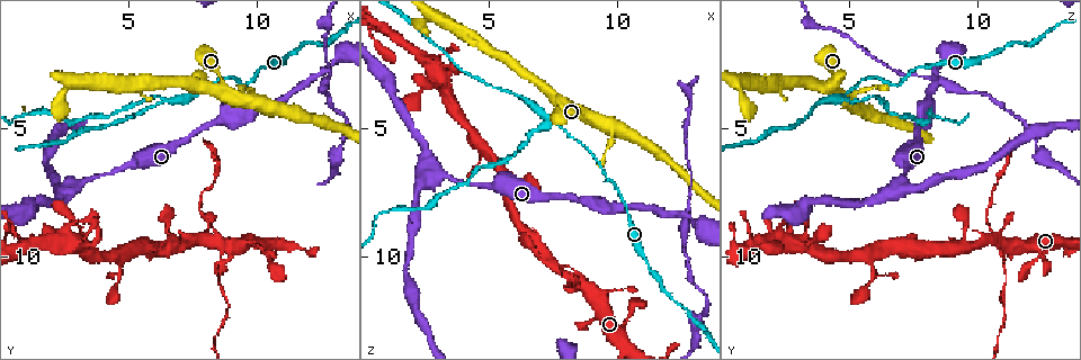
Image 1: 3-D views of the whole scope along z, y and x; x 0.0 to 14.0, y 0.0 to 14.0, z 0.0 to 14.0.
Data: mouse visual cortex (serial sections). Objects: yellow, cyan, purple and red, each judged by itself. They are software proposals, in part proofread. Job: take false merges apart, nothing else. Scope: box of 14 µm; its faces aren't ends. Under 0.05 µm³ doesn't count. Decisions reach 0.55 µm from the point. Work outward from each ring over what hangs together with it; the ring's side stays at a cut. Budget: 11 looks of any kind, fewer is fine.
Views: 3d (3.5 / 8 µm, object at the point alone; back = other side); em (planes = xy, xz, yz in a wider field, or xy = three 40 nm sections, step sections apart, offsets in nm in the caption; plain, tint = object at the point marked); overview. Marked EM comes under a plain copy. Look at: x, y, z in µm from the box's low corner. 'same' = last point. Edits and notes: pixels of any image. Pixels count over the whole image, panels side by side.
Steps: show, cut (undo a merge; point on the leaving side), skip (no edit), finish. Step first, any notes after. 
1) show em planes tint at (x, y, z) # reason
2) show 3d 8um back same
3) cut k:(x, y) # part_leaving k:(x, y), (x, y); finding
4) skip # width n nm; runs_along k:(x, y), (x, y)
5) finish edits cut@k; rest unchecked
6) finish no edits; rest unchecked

show 3d 3.5um back at (2.0, 6.1, 10.9) # calibre changes

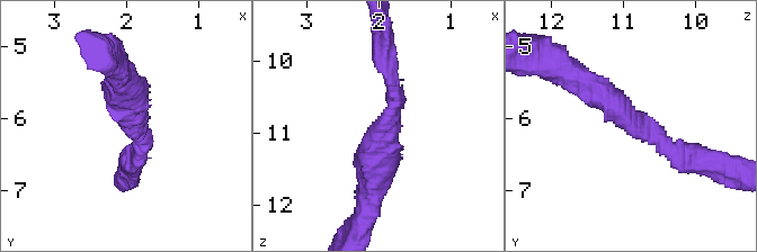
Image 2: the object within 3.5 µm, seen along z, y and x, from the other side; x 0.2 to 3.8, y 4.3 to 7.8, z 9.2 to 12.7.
show em xy step 1 tint at (1.90, 6.00, 10.90) # arm_widths 200, 400 nm

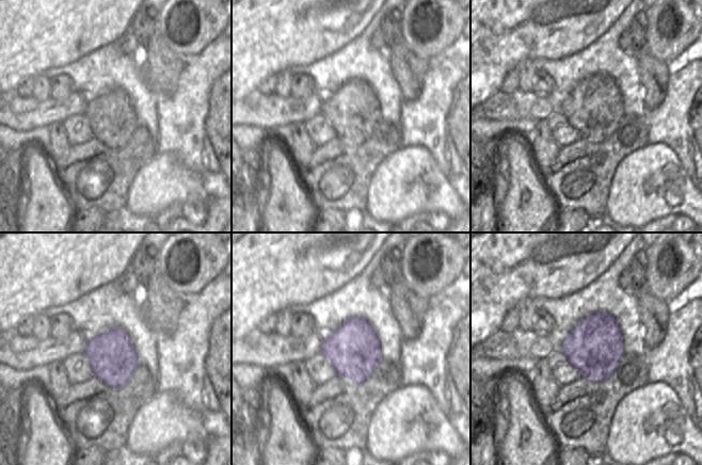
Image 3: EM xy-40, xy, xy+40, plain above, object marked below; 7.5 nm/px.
show em xy step 5 tint same # another direction

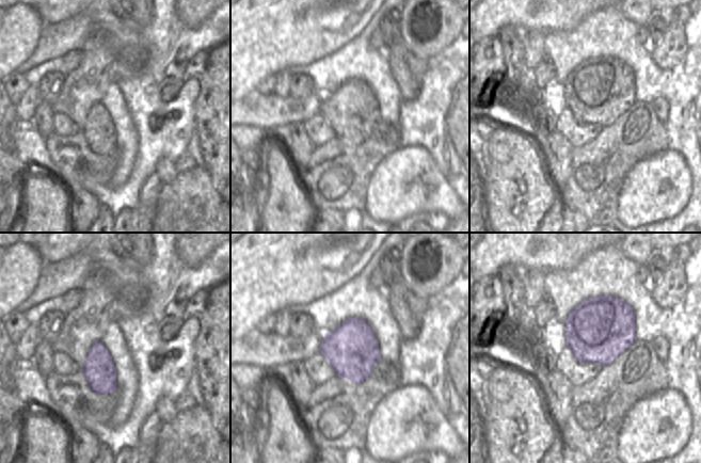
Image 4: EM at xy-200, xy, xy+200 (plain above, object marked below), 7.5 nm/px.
skip # runs_along 2:(685, 158), (576, 75); continuous, no second cell

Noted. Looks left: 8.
show 3d 3.5um at (7.6, 3.7, 4.9) # a fork

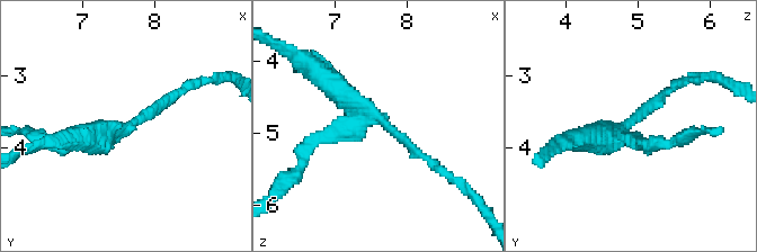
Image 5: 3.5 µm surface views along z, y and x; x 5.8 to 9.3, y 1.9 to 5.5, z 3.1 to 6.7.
show em xy step 2 tint at (7.65, 3.75, 4.80) # now the EM

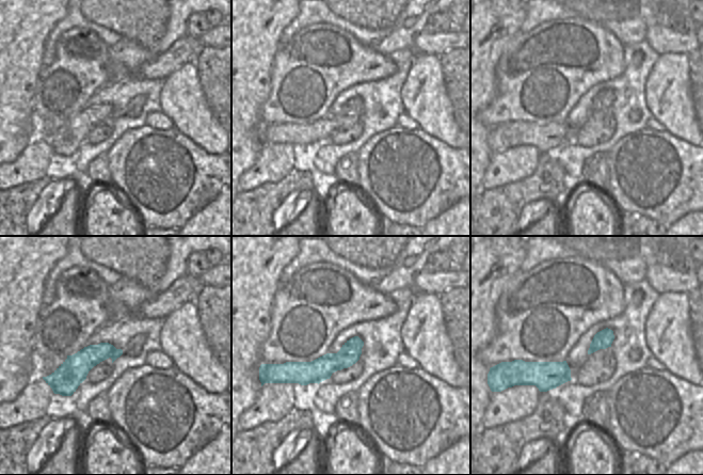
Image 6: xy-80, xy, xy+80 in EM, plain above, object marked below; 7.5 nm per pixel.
skip # width 170 nm; runs_along 6:(360, 343), (320, 369), (282, 369); continuous, no second cell

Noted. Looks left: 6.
show 3d 8um at (9.4, 4.4, 8.1) # thick turns thin

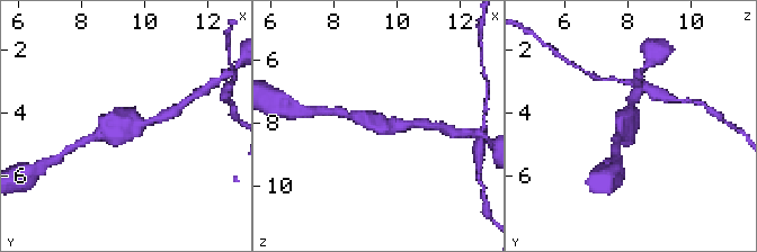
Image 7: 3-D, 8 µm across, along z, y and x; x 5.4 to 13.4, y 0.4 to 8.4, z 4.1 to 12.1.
show em xy step 5 tint at (9.4, 4.4, 8.0)

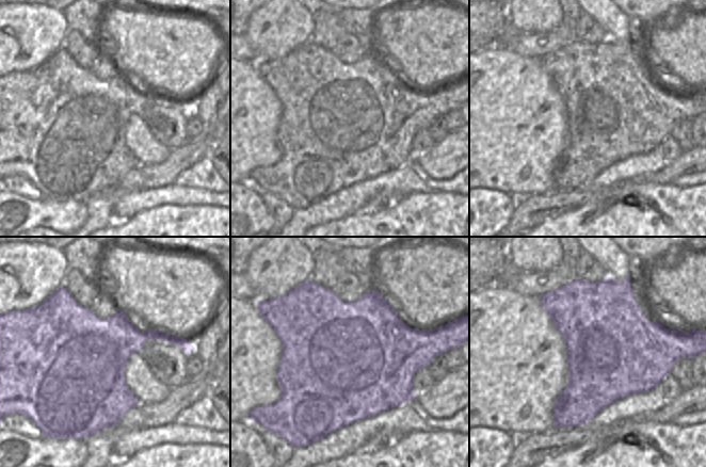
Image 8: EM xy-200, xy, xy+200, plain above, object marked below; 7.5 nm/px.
skip # runs_along 7:(99, 137), (159, 119); all the same cell

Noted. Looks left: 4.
show 3d 8um back at (8.4, 9.3, 10.9) # small branch off a trunk

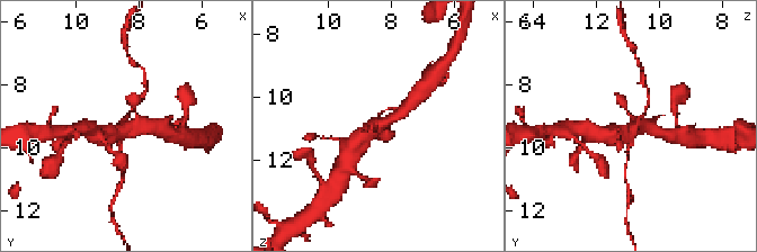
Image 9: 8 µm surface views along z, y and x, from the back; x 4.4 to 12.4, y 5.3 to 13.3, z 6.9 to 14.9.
show em planes tint at (8.2, 9.3, 10.9)

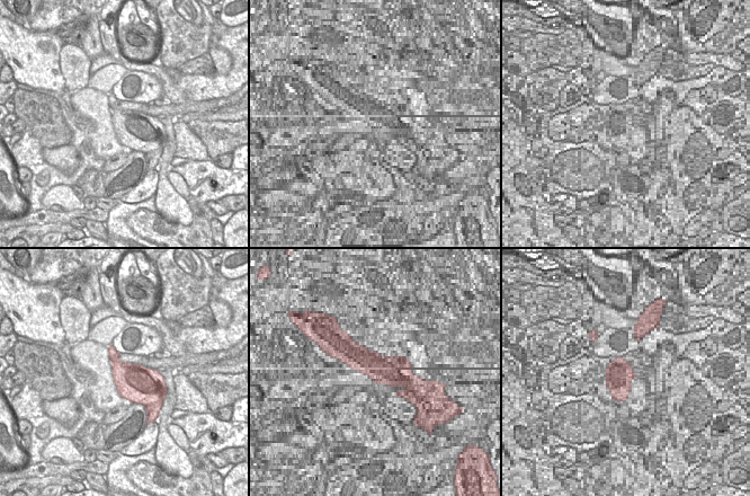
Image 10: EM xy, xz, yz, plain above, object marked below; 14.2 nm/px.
cut 9:(628, 158) # a second cell is stuck on

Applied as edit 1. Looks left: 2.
finish edits cut@9; rest unchecked

